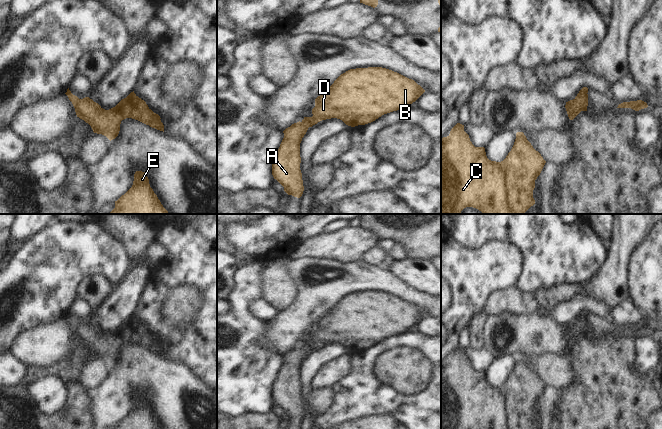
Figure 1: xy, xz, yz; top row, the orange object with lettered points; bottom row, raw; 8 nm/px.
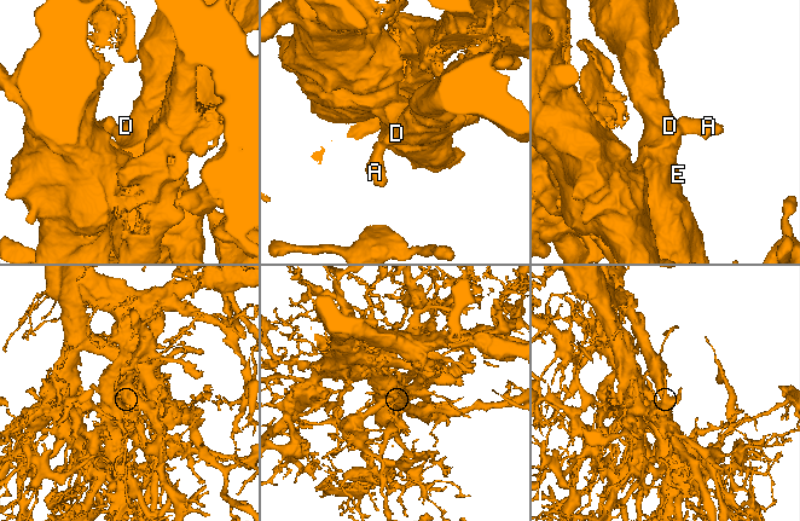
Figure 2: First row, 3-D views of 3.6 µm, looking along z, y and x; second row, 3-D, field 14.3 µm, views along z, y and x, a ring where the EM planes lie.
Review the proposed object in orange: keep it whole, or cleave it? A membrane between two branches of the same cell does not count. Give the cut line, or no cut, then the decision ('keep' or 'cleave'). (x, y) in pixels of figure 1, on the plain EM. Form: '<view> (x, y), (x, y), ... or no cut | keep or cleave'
no cut | keep

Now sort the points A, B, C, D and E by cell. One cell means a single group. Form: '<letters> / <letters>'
A B C D E

